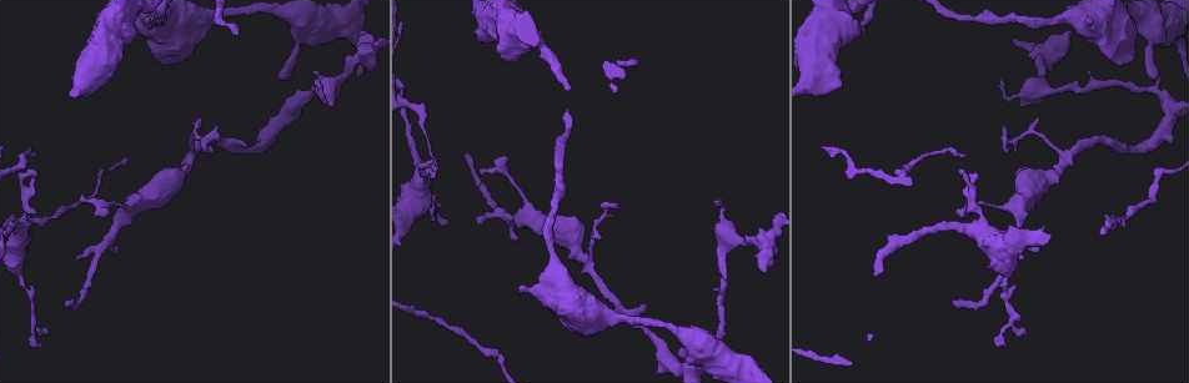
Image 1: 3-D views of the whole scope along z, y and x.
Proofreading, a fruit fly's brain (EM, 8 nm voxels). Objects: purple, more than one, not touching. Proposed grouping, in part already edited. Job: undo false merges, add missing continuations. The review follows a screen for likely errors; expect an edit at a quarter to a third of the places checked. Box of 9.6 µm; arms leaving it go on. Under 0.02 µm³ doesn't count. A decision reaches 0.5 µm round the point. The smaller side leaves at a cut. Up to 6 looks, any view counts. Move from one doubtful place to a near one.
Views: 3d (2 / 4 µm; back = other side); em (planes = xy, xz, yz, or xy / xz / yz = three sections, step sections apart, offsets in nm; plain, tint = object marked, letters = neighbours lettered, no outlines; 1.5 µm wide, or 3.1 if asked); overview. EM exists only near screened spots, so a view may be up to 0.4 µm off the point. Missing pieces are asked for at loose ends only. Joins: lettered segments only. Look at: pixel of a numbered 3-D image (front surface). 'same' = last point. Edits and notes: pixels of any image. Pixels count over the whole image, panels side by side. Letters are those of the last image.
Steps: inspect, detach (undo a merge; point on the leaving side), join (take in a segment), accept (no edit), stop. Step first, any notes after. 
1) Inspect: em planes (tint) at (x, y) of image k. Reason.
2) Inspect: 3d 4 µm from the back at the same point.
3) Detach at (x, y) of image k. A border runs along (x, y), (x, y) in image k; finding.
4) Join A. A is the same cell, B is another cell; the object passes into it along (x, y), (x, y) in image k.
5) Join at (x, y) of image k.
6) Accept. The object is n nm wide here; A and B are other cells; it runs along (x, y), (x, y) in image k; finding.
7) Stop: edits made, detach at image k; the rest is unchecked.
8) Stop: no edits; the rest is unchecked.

Inspect: em planes (letters) at (100, 178) of image 1. Sharp bend.

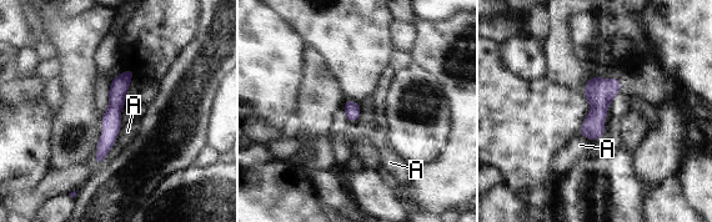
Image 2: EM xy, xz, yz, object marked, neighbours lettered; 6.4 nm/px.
Accept. The longest contact is with A, 180 nm; A is another cell; a border runs along (605, 129), (598, 139), (578, 132) in image 2; continuous, no second neuron.

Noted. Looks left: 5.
Inspect: em planes (letters) at (78, 258) of image 1. An open end.

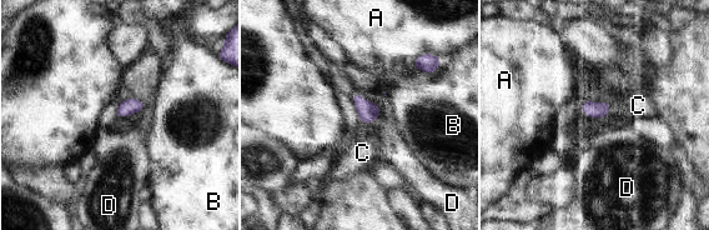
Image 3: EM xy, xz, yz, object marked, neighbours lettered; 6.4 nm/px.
Join C. C is the same cell, A, B and D are other cells; the object passes into it along (368, 111), (367, 121), (362, 153) in image 3; it goes on there.

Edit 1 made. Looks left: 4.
Inspect: em xy step 8 (tint) at (298, 50) of image 1. Thick turns thin.

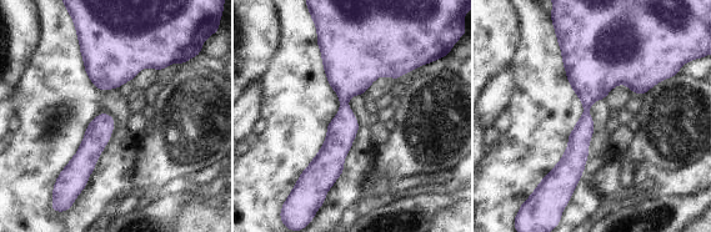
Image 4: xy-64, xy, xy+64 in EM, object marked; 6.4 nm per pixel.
Inspect: em planes (tint) at the same point.

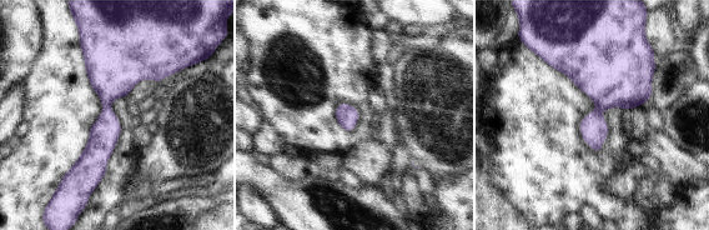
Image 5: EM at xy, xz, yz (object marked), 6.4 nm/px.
Inspect: em planes (letters) at the same point.

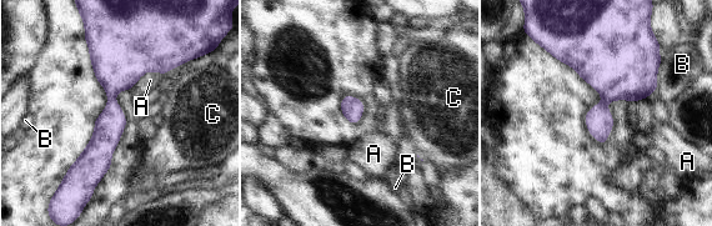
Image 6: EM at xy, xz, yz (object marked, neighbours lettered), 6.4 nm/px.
Accept. The longest contact is with A, 200 nm; A, B and C are other cells; it runs along (114, 49), (111, 122), (89, 191) in image 6; continuous, no second neuron.

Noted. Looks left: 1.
Stop: edits made, join at image 3; the rest is unchecked.

